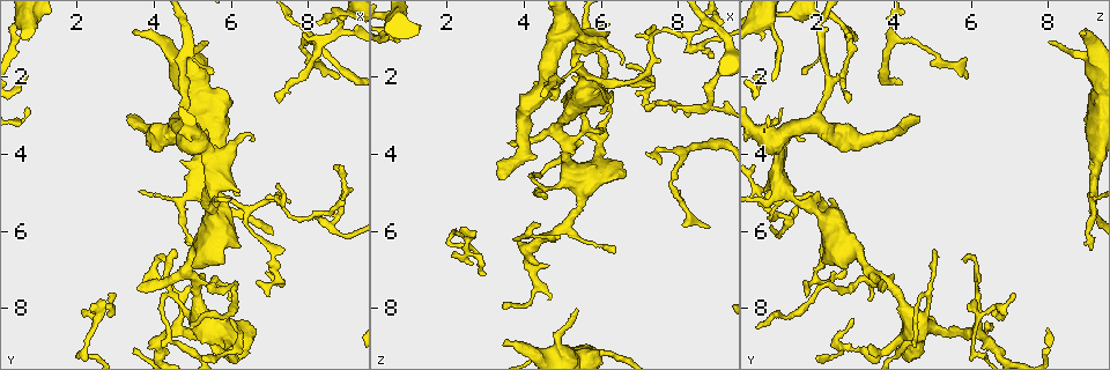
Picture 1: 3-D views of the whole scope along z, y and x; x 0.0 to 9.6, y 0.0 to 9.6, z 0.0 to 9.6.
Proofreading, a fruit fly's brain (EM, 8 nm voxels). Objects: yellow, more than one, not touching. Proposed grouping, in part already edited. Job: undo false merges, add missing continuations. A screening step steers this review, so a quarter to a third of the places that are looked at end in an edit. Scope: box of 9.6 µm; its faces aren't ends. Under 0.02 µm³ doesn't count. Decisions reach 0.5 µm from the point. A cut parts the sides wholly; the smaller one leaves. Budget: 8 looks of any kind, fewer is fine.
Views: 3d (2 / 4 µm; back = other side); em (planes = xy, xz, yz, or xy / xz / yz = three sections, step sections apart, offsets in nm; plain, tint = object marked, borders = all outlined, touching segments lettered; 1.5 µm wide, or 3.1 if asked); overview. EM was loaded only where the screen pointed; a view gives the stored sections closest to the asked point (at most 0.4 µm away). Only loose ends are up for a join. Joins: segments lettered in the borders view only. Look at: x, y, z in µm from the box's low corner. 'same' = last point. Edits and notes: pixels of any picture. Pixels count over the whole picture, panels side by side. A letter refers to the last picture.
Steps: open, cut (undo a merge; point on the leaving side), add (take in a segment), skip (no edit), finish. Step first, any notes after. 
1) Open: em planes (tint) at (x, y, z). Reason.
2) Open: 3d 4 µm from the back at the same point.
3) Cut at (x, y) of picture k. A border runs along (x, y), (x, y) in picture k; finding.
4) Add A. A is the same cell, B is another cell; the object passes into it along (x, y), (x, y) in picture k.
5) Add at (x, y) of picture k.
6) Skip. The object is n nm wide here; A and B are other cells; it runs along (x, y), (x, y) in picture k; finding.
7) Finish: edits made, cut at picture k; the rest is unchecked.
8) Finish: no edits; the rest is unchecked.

Open: 3d 4 µm at (7.30, 5.30, 1.05). Abrupt turn.

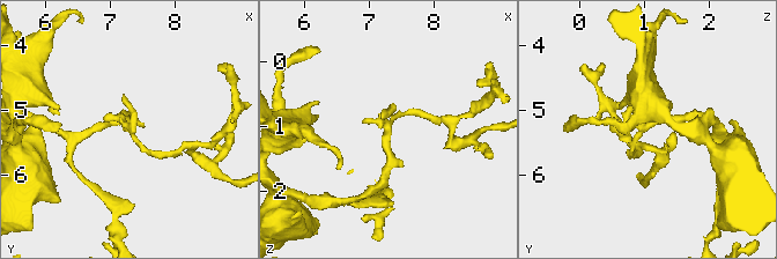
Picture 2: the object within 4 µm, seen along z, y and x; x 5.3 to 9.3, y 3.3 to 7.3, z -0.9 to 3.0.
Open: em xz step 8 (borders) at (7.30, 5.25, 1.05).

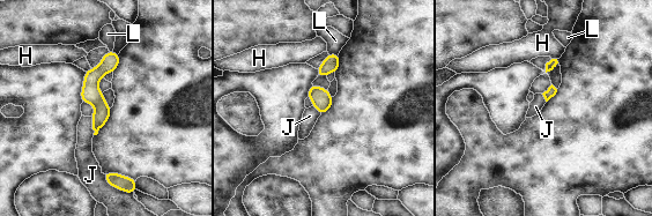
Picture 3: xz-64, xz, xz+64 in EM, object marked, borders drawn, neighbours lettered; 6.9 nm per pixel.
Open: em planes (borders) at the same point. Another direction.

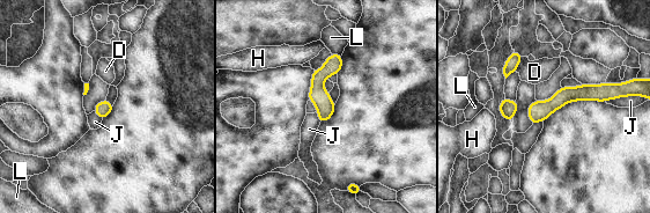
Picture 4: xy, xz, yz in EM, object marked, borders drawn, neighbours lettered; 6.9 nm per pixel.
Skip. The object is 110 nm wide here; D, H, J and L are other cells; a border runs along (628, 95), (610, 98), (606, 102) in picture 4; one cell here.

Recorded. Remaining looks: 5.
Open: em planes (borders) at (8.80, 2.00, 5.95). Tapers out.

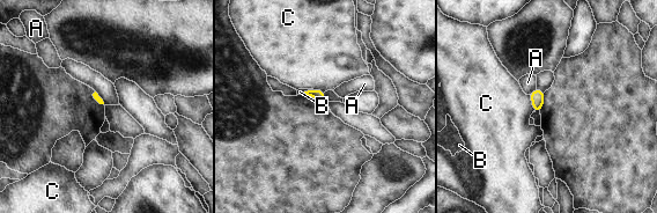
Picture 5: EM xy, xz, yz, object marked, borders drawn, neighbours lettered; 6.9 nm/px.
Skip. A, B and C are other cells; a border runs along (536, 87), (529, 94) in picture 5; none of them fits.

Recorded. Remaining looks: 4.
Open: em planes (plain) at (5.40, 1.10, 8.00). Free end.

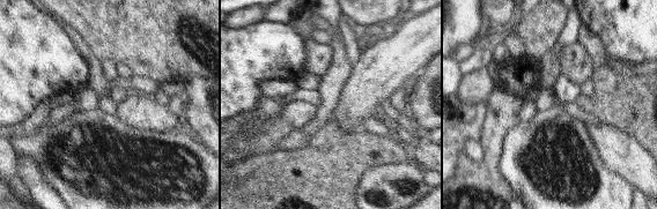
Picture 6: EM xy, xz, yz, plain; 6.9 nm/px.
Open: em planes (tint) at the same point.

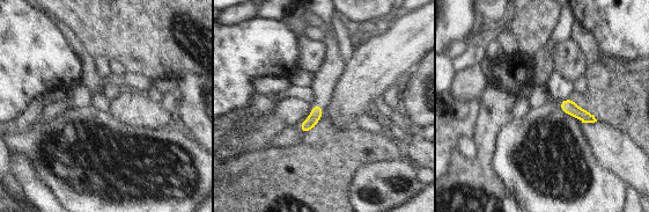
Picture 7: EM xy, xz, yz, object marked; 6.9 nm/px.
Open: em planes (borders) at the same point.

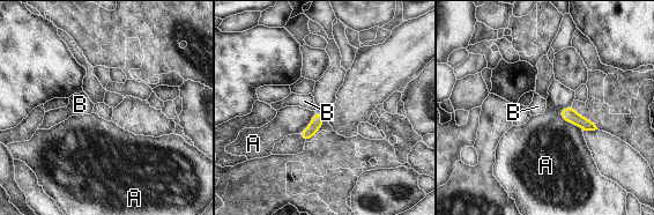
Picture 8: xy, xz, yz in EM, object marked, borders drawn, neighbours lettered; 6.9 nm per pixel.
Skip. The longest contact is with A, 220 nm; A and B are other cells; a border runs along (559, 109), (565, 120), (582, 130) in picture 8; no lettered segment goes on from it.

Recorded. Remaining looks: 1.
Finish: no edits; the rest is unchecked.

